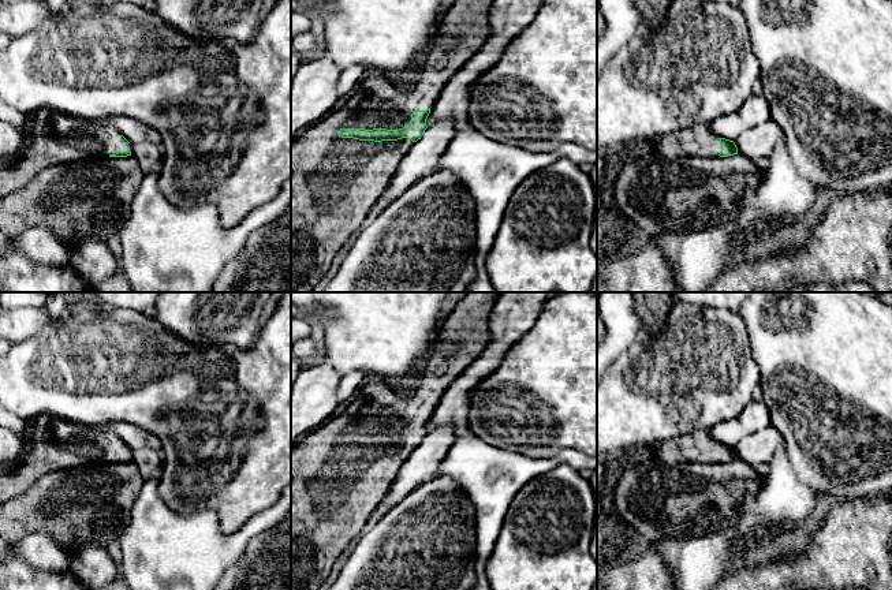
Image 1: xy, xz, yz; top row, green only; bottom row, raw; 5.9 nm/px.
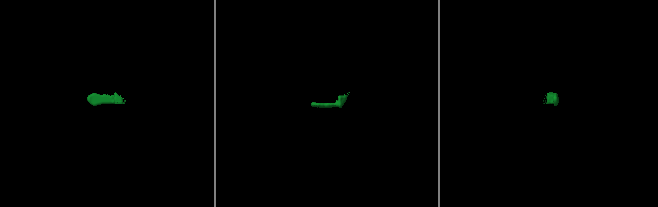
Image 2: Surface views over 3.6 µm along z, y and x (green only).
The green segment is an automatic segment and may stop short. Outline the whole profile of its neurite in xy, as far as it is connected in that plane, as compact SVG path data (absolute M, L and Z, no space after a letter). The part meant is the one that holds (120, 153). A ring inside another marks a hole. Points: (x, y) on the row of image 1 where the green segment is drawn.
M46 108L29 115L25 137L25 150L10 165L0 164L0 197L22 188L38 171L89 156L127 157L131 156L133 148L113 123L94 123Z

